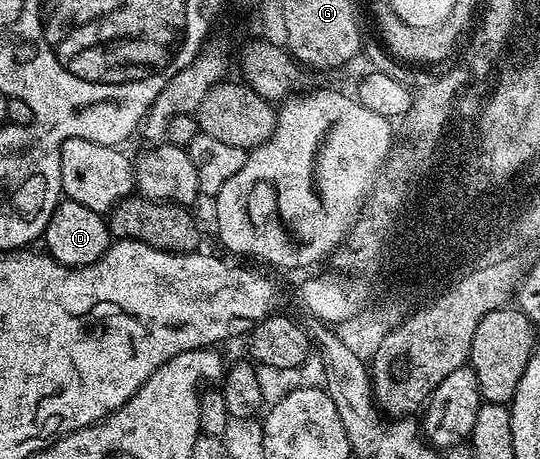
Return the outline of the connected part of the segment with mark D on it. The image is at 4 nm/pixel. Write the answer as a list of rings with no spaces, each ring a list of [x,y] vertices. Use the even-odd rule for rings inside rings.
[[[133,194],[127,200],[121,200],[107,213],[105,219],[101,213],[90,210],[90,206],[82,206],[82,202],[64,198],[54,210],[54,214],[50,214],[50,222],[44,231],[42,244],[48,255],[67,268],[81,268],[98,262],[98,258],[106,254],[110,243],[108,228],[113,232],[113,237],[137,240],[163,252],[194,252],[201,247],[200,228],[188,212],[191,211],[187,207],[178,204],[147,200],[145,196]]]

